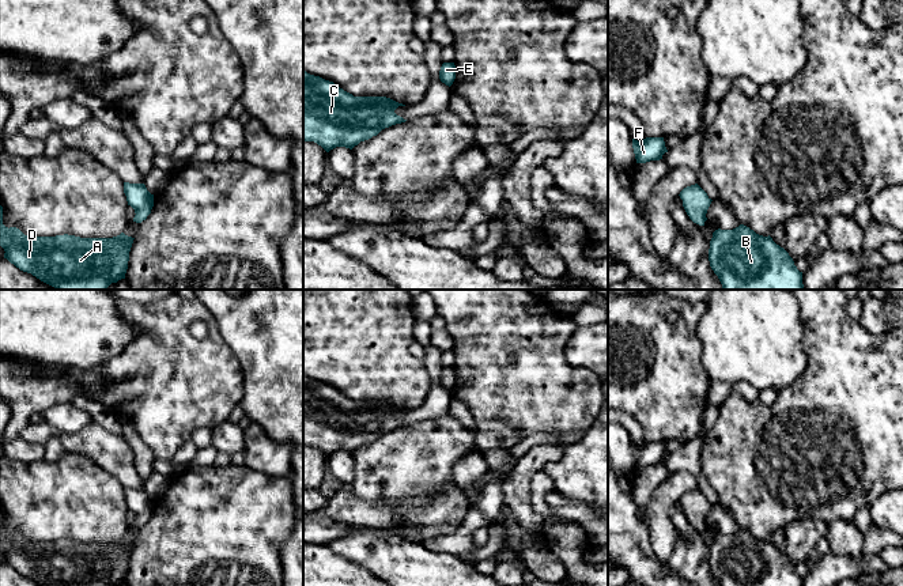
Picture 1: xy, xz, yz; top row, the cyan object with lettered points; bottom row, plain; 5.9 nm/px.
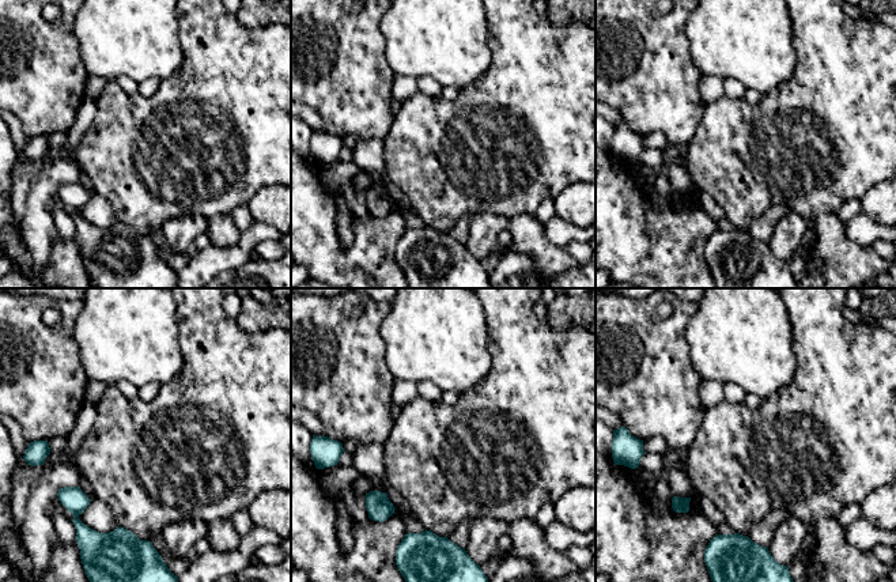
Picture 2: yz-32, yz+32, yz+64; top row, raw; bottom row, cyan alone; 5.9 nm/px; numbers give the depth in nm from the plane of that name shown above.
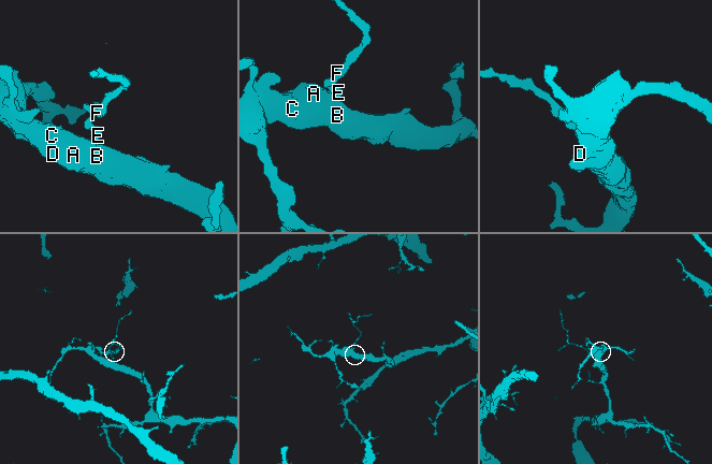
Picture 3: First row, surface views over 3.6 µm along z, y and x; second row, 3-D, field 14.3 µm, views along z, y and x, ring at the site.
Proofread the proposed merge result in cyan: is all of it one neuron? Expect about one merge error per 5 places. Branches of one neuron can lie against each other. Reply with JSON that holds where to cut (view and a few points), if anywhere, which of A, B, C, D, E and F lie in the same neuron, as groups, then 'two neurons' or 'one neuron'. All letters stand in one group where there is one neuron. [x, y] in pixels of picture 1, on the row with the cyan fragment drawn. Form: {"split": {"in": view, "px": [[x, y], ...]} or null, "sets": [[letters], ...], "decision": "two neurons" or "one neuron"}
{"split": null, "sets": [["A", "B", "C", "D", "E", "F"]], "decision": "one neuron"}

